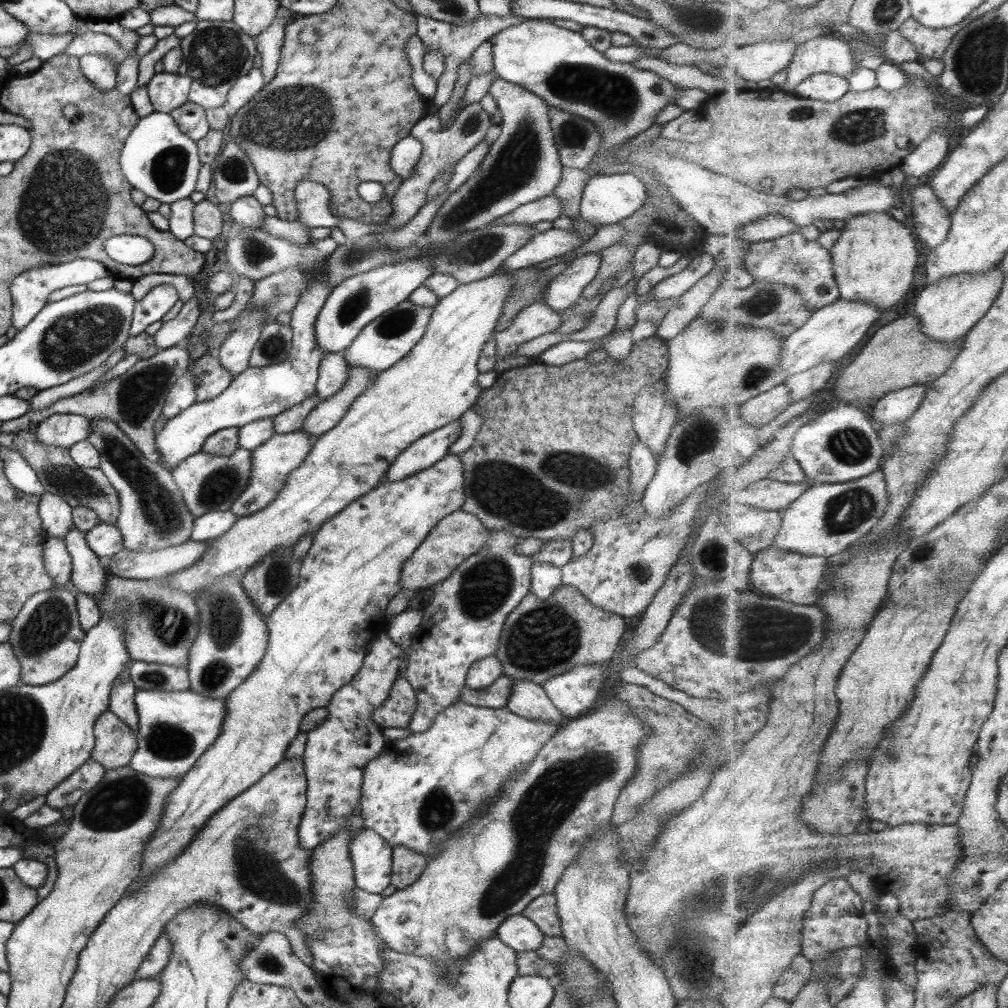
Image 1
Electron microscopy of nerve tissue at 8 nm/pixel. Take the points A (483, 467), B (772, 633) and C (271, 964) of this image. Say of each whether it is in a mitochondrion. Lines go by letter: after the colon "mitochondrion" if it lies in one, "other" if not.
A: mitochondrion
B: mitochondrion
C: mitochondrion

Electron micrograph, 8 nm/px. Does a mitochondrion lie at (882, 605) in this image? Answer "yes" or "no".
no

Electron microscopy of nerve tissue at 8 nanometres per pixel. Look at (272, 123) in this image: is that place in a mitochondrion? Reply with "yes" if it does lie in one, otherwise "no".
yes

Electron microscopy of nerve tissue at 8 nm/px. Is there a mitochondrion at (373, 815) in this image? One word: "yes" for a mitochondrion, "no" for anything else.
no

